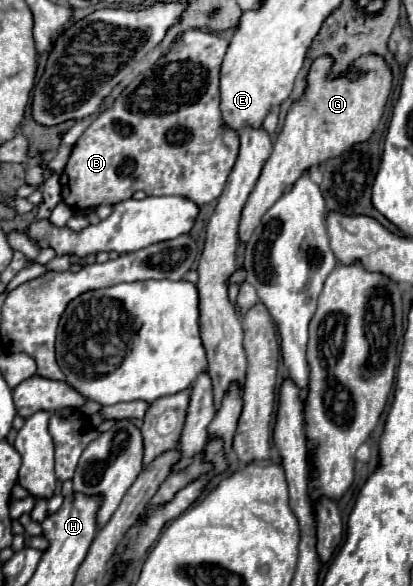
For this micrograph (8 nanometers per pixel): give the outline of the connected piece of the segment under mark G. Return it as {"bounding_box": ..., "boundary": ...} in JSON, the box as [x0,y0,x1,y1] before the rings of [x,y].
{"bounding_box":[238,55,392,243],"boundary":[[[364,55],[356,61],[356,69],[368,71],[364,77],[350,75],[348,79],[332,79],[332,81],[328,79],[330,63],[332,59],[328,57],[320,57],[312,63],[304,97],[296,101],[288,111],[284,129],[274,143],[274,151],[268,157],[258,177],[258,183],[242,209],[238,225],[240,243],[250,241],[256,225],[260,225],[260,217],[284,195],[284,189],[290,187],[296,181],[296,177],[304,173],[304,169],[316,167],[332,157],[344,155],[354,145],[364,143],[376,129],[392,89],[392,75],[384,59],[378,55]]]}

